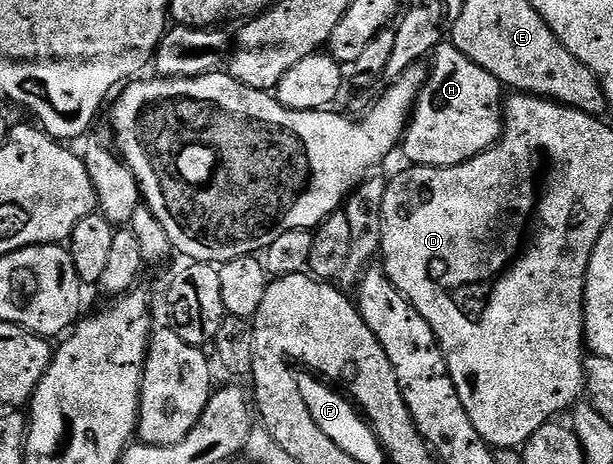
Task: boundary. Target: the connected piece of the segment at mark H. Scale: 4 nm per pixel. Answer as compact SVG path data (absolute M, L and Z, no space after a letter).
M444 41L435 48L429 59L427 79L415 100L407 130L403 132L401 151L407 154L407 163L417 167L456 167L469 161L474 155L489 150L499 142L505 130L505 88L493 73L481 69L465 53L455 48L454 43Z

